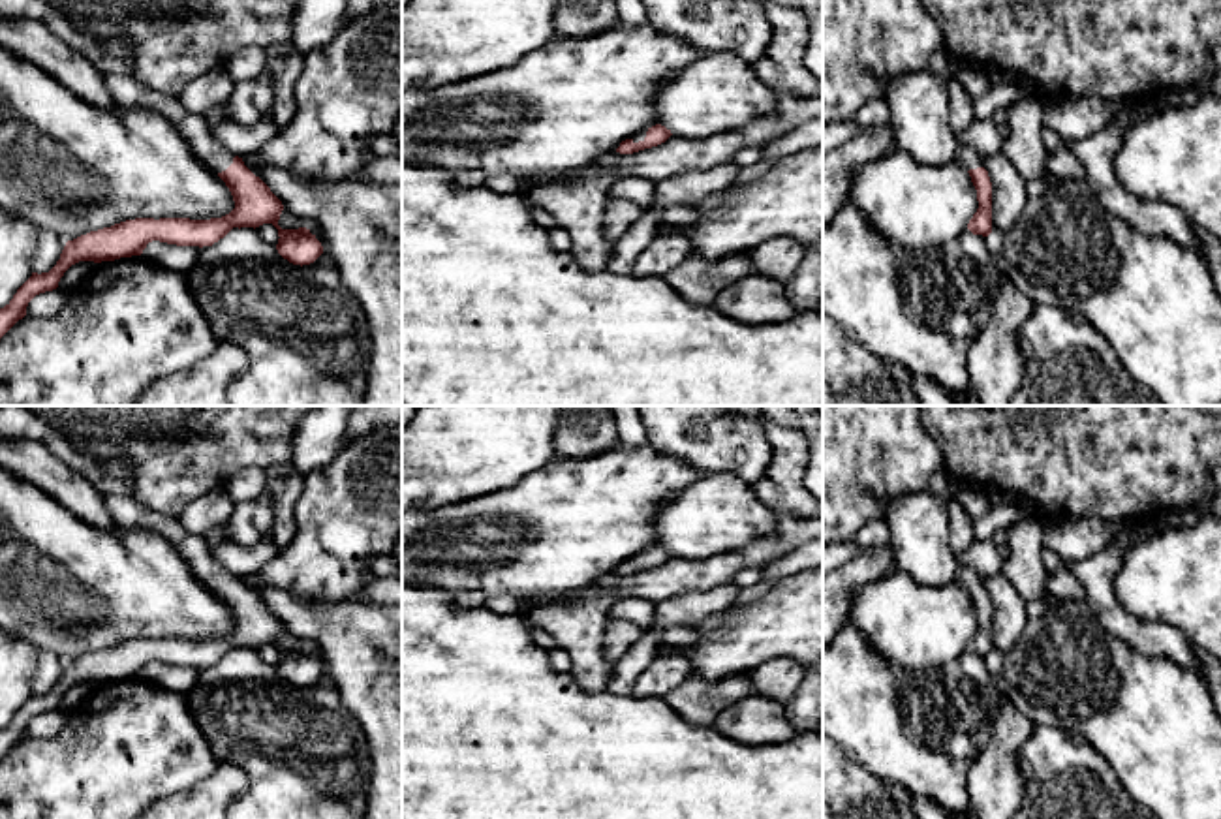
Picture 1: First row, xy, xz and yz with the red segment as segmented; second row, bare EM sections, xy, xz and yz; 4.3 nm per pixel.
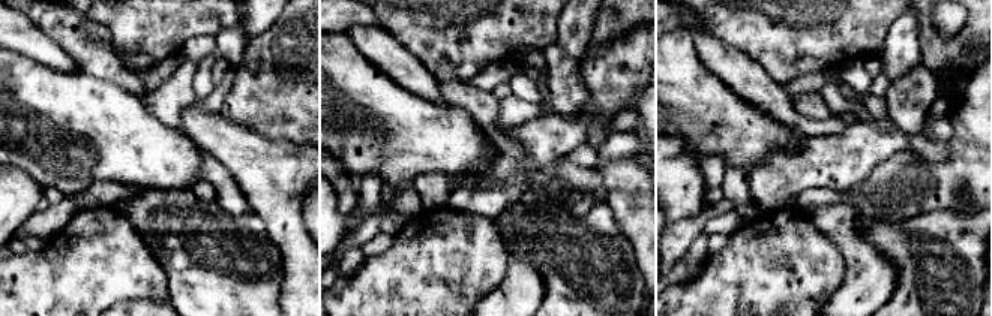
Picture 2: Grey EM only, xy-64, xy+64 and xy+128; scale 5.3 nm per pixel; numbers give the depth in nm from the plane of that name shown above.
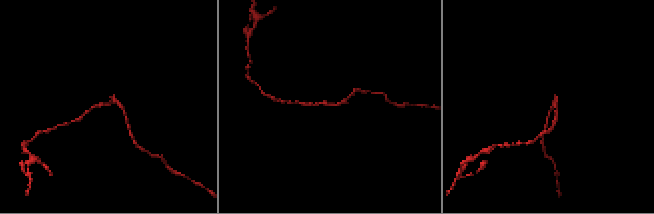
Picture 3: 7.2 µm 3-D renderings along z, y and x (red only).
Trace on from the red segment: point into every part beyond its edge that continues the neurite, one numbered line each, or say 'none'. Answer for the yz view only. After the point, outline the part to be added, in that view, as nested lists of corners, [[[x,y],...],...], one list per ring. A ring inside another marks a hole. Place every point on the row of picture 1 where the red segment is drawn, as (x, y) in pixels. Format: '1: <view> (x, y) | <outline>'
1: yz (968, 156) | [[[964,147],[958,154],[958,162],[969,171],[977,167],[984,167],[984,158],[973,148]]]

